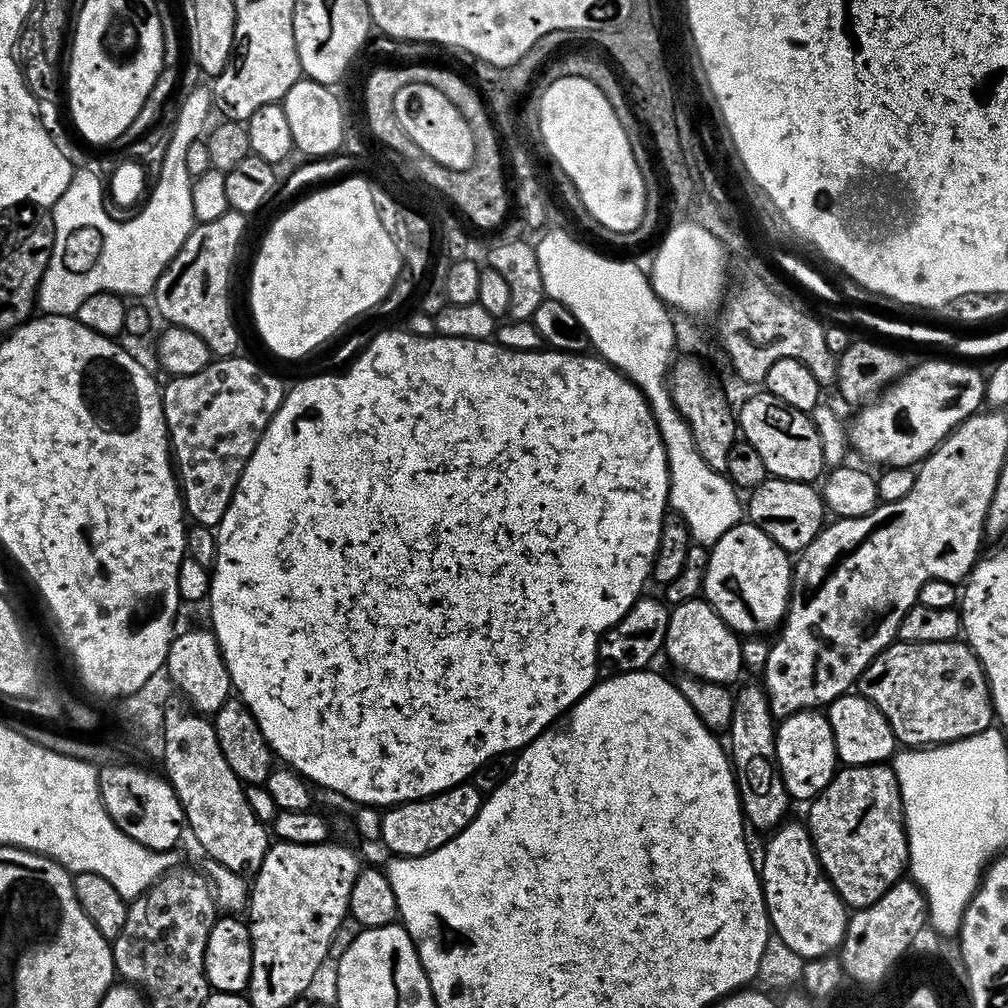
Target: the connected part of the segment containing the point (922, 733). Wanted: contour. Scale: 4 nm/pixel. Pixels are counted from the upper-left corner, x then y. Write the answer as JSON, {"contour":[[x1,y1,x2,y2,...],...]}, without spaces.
{"contour":[[959,639,889,644,860,675,858,692,882,710,890,730,904,746,949,744,994,724,988,680,972,649]]}

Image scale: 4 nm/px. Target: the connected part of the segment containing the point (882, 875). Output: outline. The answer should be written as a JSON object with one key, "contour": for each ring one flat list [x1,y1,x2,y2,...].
{"contour":[[887,763,841,767,826,786,826,790,819,792,807,808,806,827,812,836,812,845,816,847,818,862,849,909,865,908,878,902,878,898,882,898,882,894,886,894,886,890,890,890,890,886,897,884,905,875,910,833,904,829,904,804,900,801,896,774]]}

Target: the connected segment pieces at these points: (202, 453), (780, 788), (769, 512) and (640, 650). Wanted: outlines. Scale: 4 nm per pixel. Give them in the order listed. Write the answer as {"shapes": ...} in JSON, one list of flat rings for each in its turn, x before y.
{"shapes":[[[244,354,213,358,205,368,198,370,198,374,174,376,167,382,169,384,165,383,162,388,162,406,186,516,192,524,201,524,215,530,222,522,222,514,226,514,226,506,230,506,234,498,238,478,250,454,254,454,258,438,262,438,266,426,284,401,286,384,274,373,247,360]],[[759,683,748,684,745,688,737,687,732,697,732,713,730,714,730,726,726,729,726,748,730,753,732,770,736,773,736,789,740,795,740,805,744,811,745,821,756,828,761,828,764,834,771,833,773,830,785,823,790,805,790,797,786,786,780,777,780,770,776,766,776,726,770,710,768,695,765,694,763,687]],[[765,478,759,486,751,489,749,500,746,500,746,516,753,524,757,524,772,541,789,554,799,554,819,534,826,523,826,509,824,497,819,491,816,492,811,483,802,480,778,480]],[[641,595,640,599,626,610,626,614,617,624,607,628,600,636,600,645,596,651,596,666,601,677,621,676,631,672,642,672,657,655,661,655,666,626,668,625,669,605,663,599]]]}

